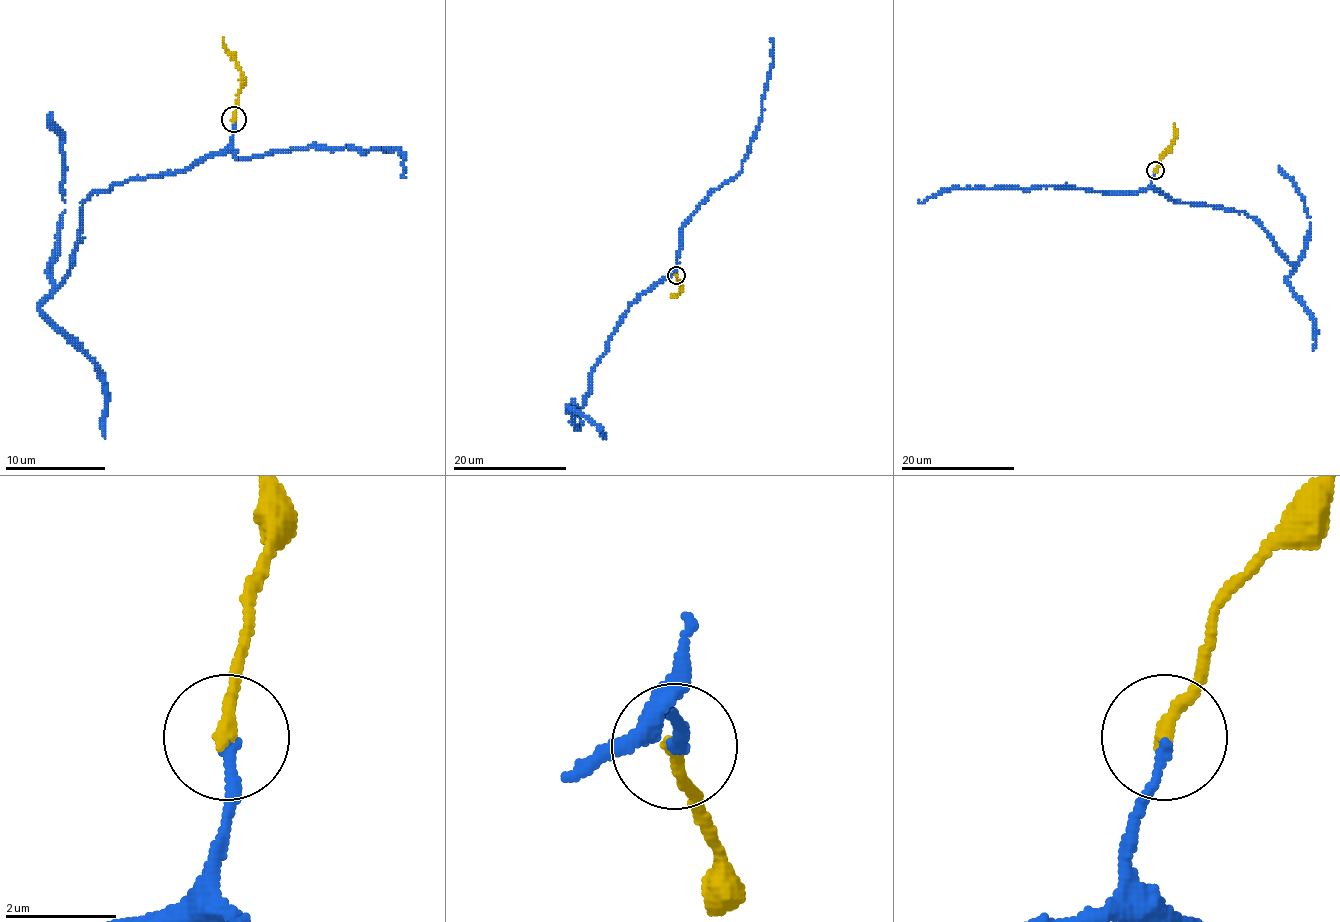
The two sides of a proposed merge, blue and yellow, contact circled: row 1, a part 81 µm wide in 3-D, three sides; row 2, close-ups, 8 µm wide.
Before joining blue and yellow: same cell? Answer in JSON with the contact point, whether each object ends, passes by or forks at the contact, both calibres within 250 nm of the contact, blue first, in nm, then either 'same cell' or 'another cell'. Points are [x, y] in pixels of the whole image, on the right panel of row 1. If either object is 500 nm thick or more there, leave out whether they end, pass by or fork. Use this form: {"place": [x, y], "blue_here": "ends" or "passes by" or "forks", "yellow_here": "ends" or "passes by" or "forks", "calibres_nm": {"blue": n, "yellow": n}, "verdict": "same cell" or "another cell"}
{"place": [1155, 170], "blue_here": "ends", "yellow_here": "ends", "calibres_nm": {"blue": 190, "yellow": 260}, "verdict": "same cell"}

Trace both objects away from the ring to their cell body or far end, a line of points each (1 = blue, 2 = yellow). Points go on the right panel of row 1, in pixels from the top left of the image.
1: (1155, 171), (1152, 184), (1169, 199), (1243, 211), (1294, 264), (1302, 256), (1311, 222), (1295, 184), (1280, 167)
2: (1155, 171), (1160, 155), (1176, 133), (1173, 124)

